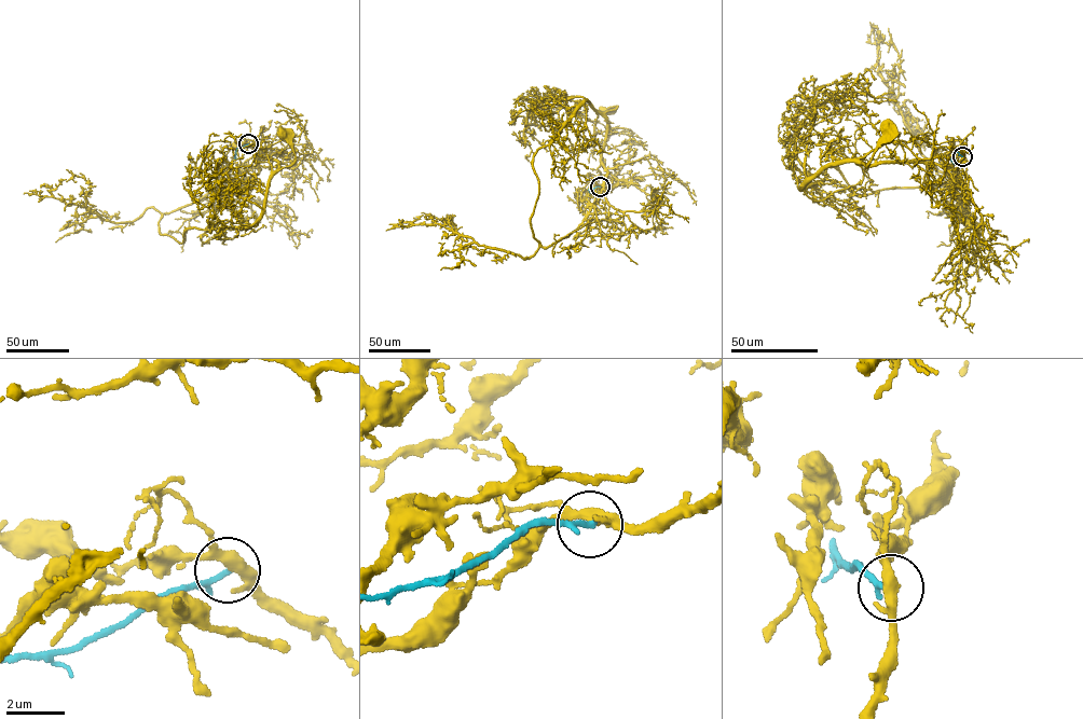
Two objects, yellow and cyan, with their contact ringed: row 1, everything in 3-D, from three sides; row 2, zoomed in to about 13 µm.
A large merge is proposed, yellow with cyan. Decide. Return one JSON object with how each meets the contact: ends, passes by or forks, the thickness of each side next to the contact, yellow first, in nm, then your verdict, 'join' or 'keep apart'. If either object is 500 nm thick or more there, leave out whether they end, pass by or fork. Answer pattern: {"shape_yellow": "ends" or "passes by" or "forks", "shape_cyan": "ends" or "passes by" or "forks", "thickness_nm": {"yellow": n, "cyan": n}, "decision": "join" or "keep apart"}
{"shape_yellow": "forks", "shape_cyan": "passes by", "thickness_nm": {"yellow": 320, "cyan": 140}, "decision": "keep apart"}

